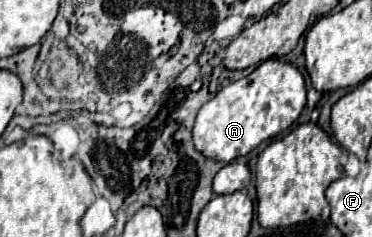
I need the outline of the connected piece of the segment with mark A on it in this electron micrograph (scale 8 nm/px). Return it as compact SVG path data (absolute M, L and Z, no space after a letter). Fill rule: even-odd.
M268 58L248 78L224 86L200 108L194 124L194 146L204 156L228 164L290 128L304 106L306 84L300 70L280 58Z

